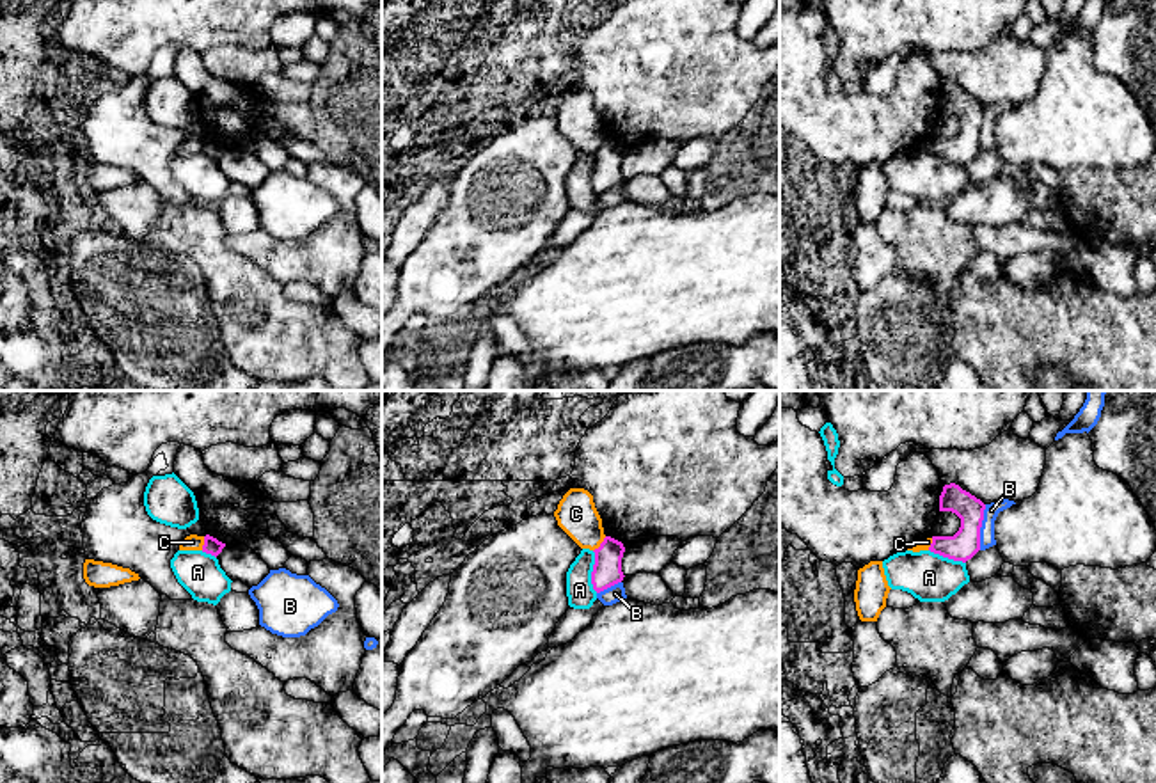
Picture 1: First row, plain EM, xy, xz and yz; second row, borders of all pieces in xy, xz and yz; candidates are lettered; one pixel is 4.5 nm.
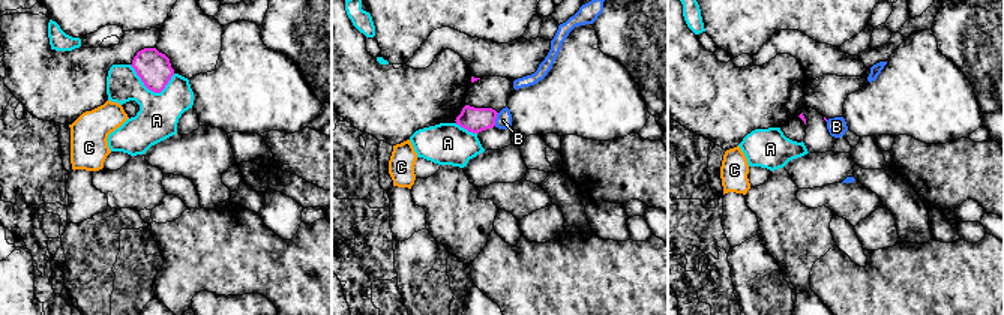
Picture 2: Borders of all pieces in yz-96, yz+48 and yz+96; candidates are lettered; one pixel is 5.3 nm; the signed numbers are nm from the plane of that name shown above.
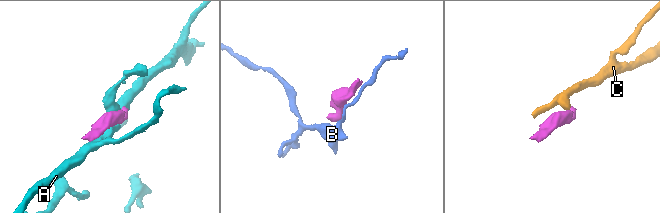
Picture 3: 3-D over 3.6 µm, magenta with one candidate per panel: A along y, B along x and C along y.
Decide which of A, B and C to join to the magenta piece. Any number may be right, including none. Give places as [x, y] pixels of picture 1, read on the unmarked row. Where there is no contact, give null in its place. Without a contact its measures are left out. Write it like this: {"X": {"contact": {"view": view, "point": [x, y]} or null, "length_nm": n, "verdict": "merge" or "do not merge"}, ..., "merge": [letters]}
{"A": {"contact": {"view": "xz", "point": [592, 174]}, "length_nm": 190, "verdict": "do not merge"}, "B": {"contact": {"view": "yz", "point": [981, 128]}, "length_nm": 220, "verdict": "do not merge"}, "C": {"contact": {"view": "xz", "point": [601, 146]}, "length_nm": 90, "verdict": "do not merge"}, "merge": []}

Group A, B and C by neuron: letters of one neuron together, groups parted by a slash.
A / B / C

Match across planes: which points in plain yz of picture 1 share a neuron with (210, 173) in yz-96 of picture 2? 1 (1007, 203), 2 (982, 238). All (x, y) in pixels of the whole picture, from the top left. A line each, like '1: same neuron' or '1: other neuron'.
1: same neuron
2: other neuron

